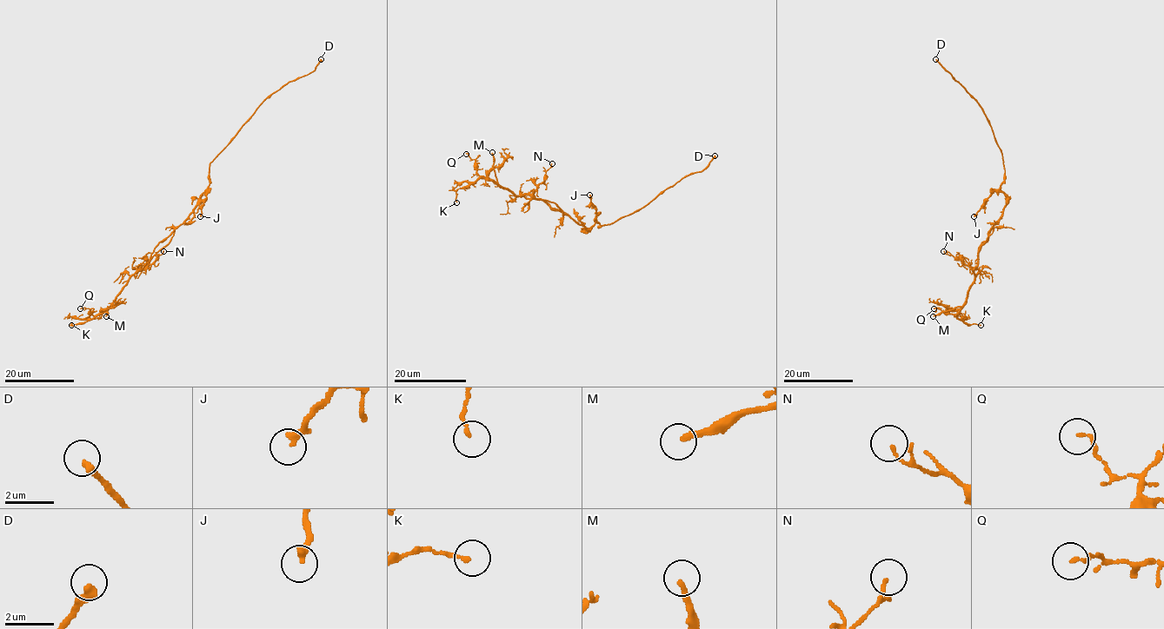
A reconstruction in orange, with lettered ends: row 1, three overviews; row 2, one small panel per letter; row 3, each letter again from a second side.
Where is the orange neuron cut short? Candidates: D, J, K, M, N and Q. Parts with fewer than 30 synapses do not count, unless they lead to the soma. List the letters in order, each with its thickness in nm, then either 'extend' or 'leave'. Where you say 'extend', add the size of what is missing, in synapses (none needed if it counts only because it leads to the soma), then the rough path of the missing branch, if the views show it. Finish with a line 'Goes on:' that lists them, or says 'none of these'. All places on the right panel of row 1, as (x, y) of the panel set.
D: calibre 320 nm; extend; 40 synapses; course (935, 59), (923, 46), (921, 38), (911, 29)
J: calibre 280 nm; leave
K: calibre 140 nm; leave
M: calibre 220 nm; extend; course (933, 316), (918, 324), (900, 322), (896, 327), (933, 352), (946, 352)
N: calibre 130 nm; leave
Q: calibre 140 nm; leave
Goes on: D, M

